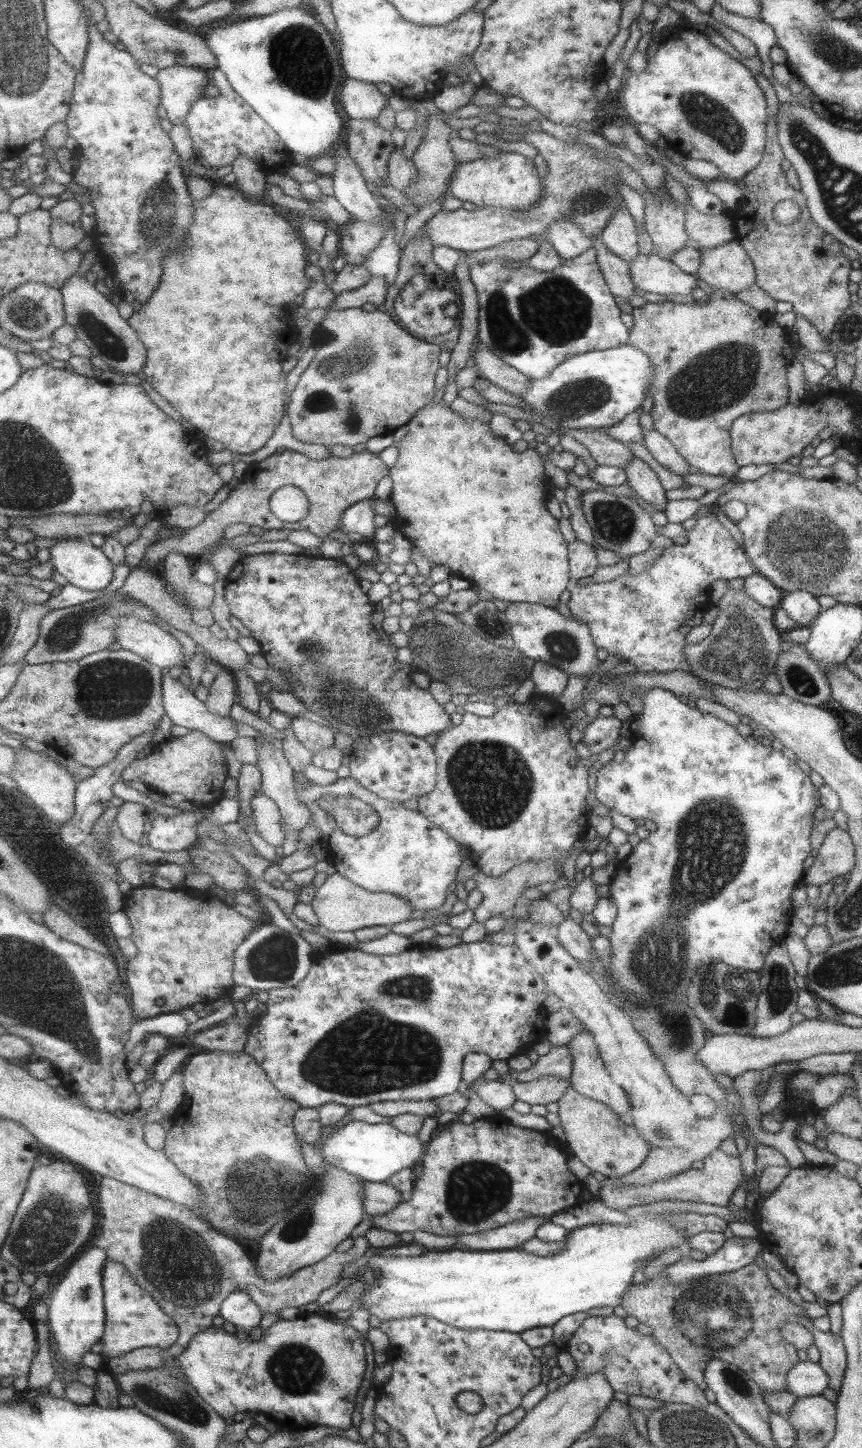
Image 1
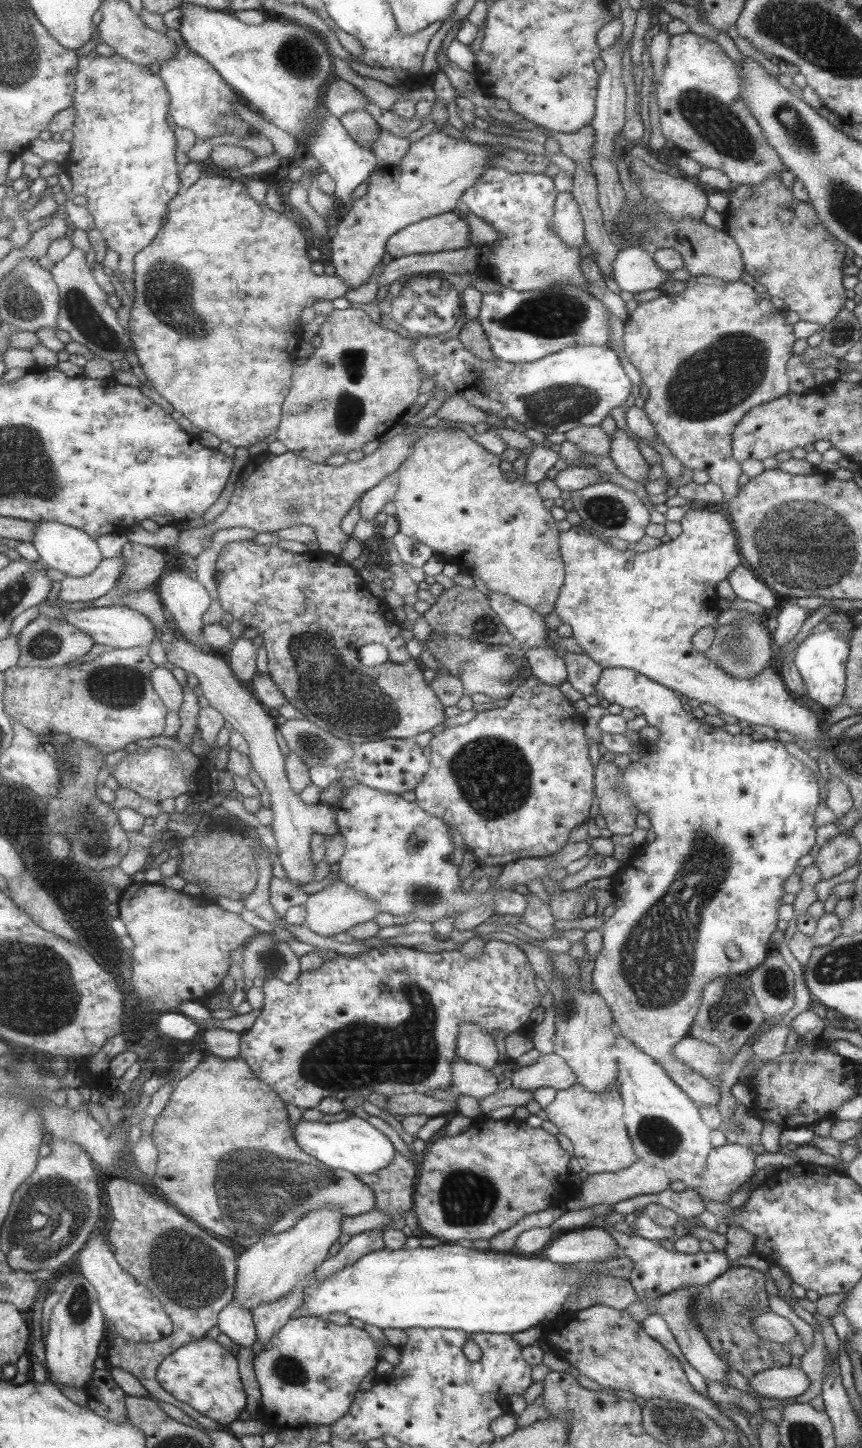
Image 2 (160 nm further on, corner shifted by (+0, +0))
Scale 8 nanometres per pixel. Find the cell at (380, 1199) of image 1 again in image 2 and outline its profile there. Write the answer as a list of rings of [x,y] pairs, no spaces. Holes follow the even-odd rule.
[[[208,1053],[198,1064],[195,1070],[184,1079],[181,1079],[179,1086],[173,1091],[171,1100],[165,1111],[157,1117],[153,1133],[153,1143],[159,1149],[158,1169],[156,1178],[153,1180],[154,1187],[159,1190],[166,1200],[175,1205],[185,1216],[192,1218],[201,1228],[225,1236],[233,1244],[242,1245],[246,1249],[255,1245],[267,1236],[287,1232],[300,1222],[310,1211],[320,1210],[320,1208],[332,1208],[342,1212],[344,1216],[359,1216],[360,1214],[376,1209],[374,1206],[375,1191],[369,1185],[359,1180],[355,1174],[342,1168],[333,1168],[327,1163],[323,1163],[317,1158],[305,1153],[293,1136],[293,1126],[285,1108],[285,1101],[280,1093],[263,1080],[259,1080],[247,1061],[240,1055],[237,1058],[223,1058],[222,1056]]]

